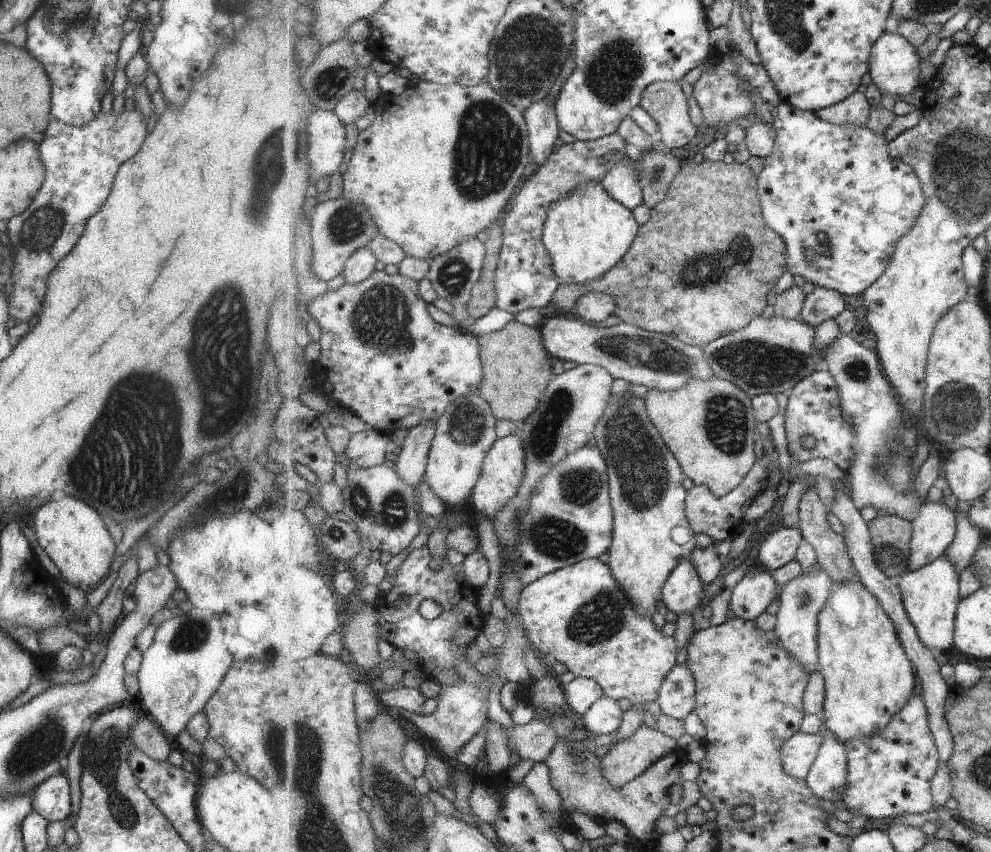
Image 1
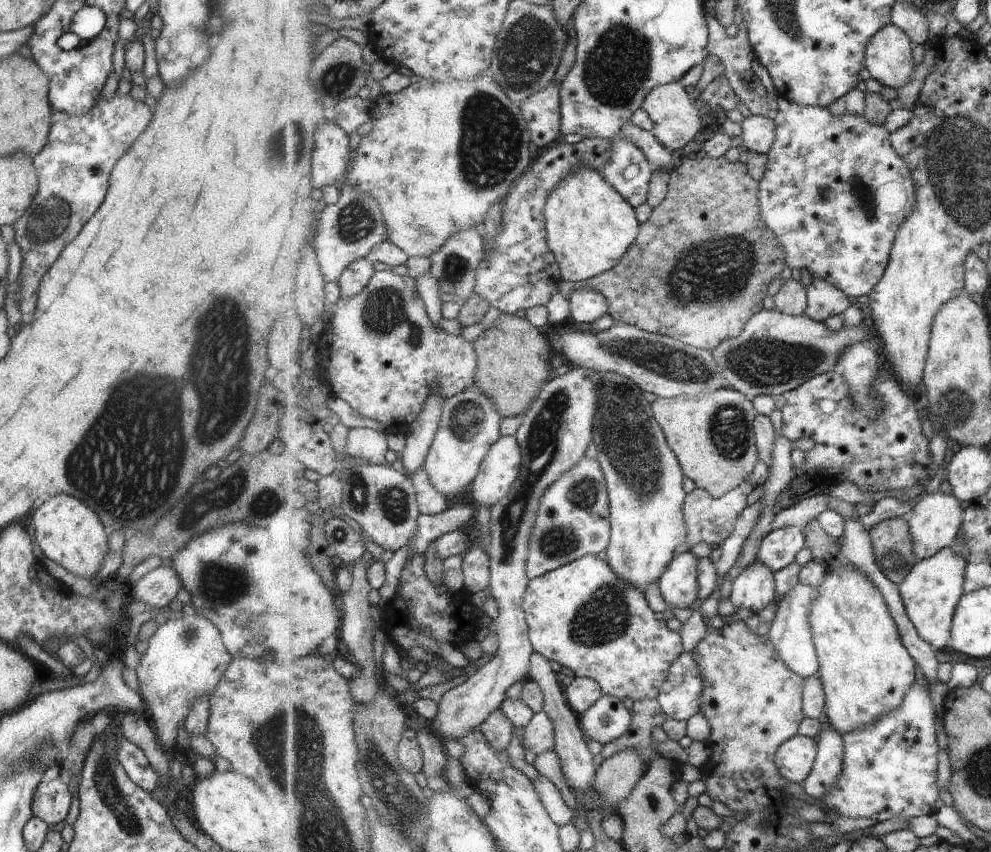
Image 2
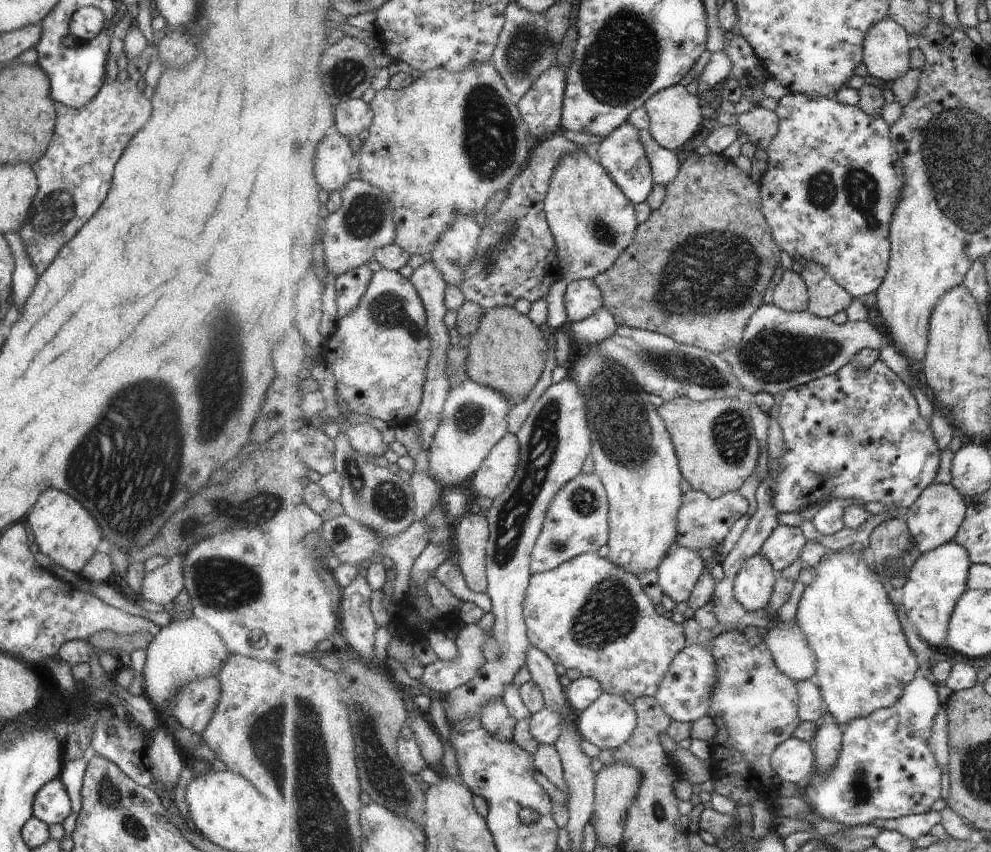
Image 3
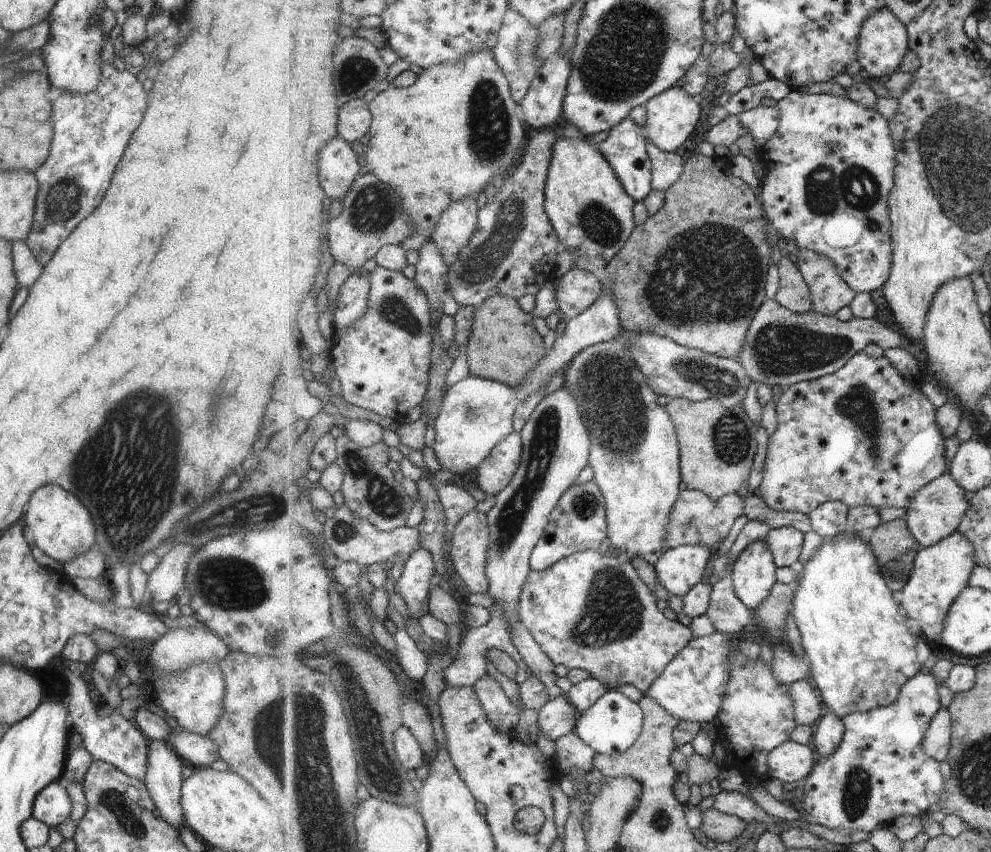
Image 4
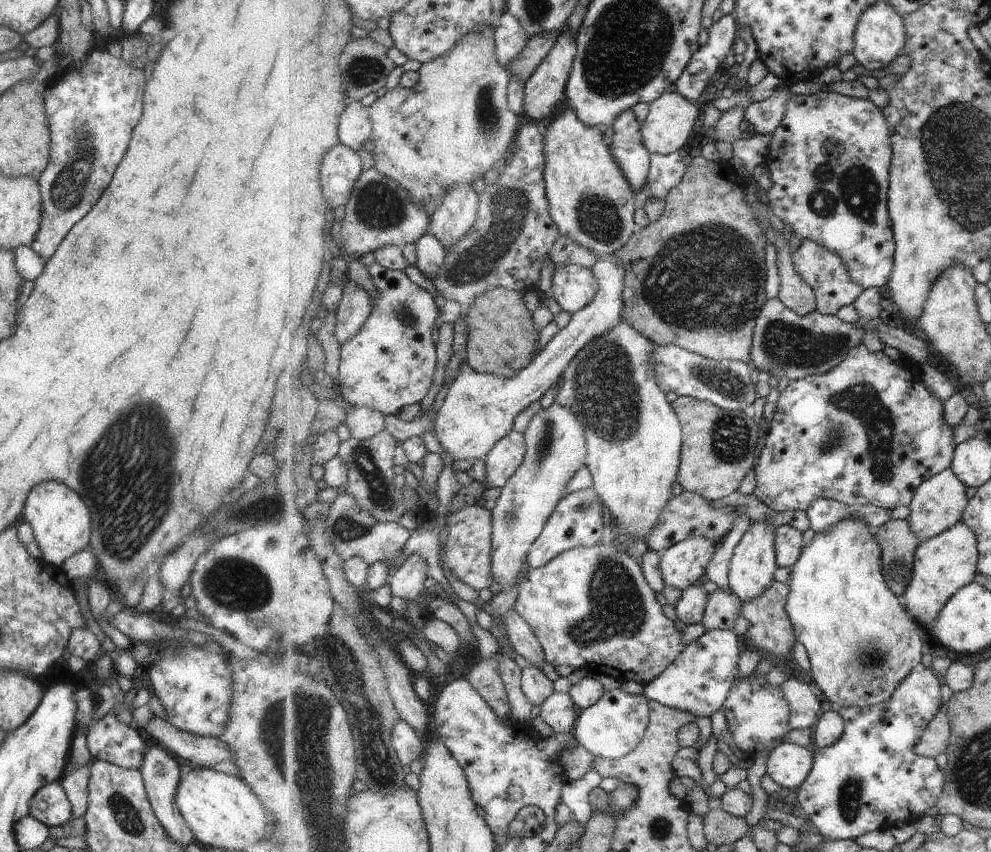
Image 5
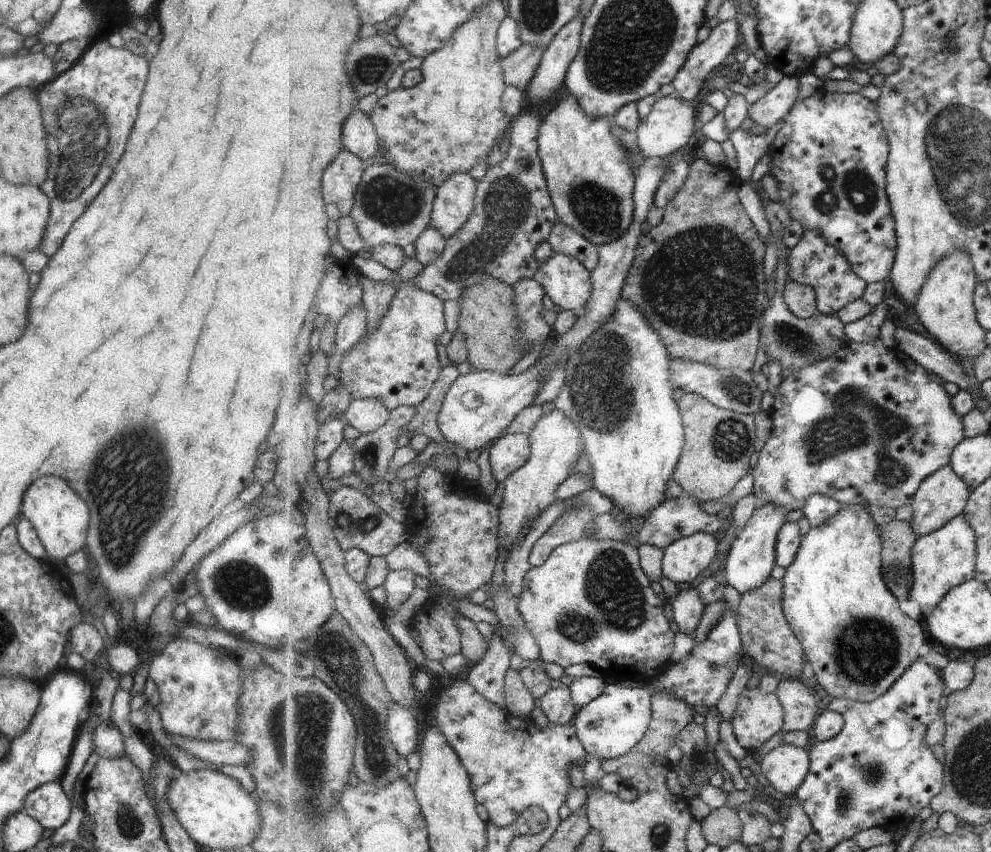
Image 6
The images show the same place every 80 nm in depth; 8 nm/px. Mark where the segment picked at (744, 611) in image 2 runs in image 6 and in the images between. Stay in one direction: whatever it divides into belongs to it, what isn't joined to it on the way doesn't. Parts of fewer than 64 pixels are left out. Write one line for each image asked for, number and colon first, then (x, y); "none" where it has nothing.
3: (754, 586)
4: (754, 571)
5: (752, 570)
6: (752, 557)

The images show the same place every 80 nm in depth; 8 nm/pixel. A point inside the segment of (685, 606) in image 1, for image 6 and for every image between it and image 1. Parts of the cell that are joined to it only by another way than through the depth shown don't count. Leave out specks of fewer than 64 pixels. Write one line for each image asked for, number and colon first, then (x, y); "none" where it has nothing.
2: (679, 587)
3: (680, 571)
4: (681, 568)
5: (681, 566)
6: (686, 559)

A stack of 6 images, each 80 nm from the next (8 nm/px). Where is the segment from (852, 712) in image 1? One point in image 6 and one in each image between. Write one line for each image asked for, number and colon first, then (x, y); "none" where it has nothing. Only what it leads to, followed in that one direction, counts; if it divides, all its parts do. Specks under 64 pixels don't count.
2: (867, 670)
3: (865, 662)
4: (862, 654)
5: (862, 645)
6: (859, 642)

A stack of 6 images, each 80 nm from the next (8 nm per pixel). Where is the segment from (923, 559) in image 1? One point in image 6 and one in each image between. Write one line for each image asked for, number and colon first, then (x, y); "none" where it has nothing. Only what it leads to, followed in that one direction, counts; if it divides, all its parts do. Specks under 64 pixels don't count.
2: (935, 521)
3: (934, 520)
4: (937, 512)
5: (939, 504)
6: (944, 495)

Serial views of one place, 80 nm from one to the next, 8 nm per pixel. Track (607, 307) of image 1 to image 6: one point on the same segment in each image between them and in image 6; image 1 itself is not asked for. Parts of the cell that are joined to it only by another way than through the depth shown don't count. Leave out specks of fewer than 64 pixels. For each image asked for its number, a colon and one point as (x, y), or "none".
2: (586, 305)
3: (583, 298)
4: (578, 290)
5: (575, 287)
6: (568, 282)

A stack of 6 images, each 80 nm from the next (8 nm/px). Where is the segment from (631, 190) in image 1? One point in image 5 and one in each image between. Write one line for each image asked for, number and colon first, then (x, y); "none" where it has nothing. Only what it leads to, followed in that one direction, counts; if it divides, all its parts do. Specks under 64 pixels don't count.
2: (629, 170)
3: (623, 155)
4: (625, 148)
5: (627, 146)

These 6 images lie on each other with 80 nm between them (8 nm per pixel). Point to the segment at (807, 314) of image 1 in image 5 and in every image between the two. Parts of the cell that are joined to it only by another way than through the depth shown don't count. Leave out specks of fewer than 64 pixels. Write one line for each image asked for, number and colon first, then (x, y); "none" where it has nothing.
2: (825, 300)
3: (827, 297)
4: (830, 293)
5: (823, 270)

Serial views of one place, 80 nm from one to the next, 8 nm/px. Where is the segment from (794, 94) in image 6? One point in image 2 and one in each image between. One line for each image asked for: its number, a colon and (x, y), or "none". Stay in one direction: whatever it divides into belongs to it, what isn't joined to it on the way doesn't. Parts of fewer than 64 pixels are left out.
2: (759, 133)
3: (759, 126)
4: (762, 122)
5: (765, 116)

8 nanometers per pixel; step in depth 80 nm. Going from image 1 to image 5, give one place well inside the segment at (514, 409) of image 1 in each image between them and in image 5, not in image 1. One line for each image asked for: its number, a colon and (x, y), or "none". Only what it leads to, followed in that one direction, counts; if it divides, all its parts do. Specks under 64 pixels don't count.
2: (514, 359)
3: (508, 353)
4: (505, 346)
5: (503, 341)

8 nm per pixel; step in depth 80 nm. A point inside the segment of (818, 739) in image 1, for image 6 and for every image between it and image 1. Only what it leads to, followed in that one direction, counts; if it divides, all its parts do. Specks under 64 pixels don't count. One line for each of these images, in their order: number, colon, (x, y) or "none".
2: (795, 758)
3: (794, 760)
4: (792, 761)
5: (789, 764)
6: (786, 767)

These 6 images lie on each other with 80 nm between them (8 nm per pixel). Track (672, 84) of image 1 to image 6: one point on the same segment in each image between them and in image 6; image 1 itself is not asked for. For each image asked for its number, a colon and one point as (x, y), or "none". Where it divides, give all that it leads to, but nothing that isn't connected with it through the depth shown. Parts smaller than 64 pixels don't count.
2: (677, 119)
3: (675, 114)
4: (673, 116)
5: (672, 117)
6: (669, 127)

